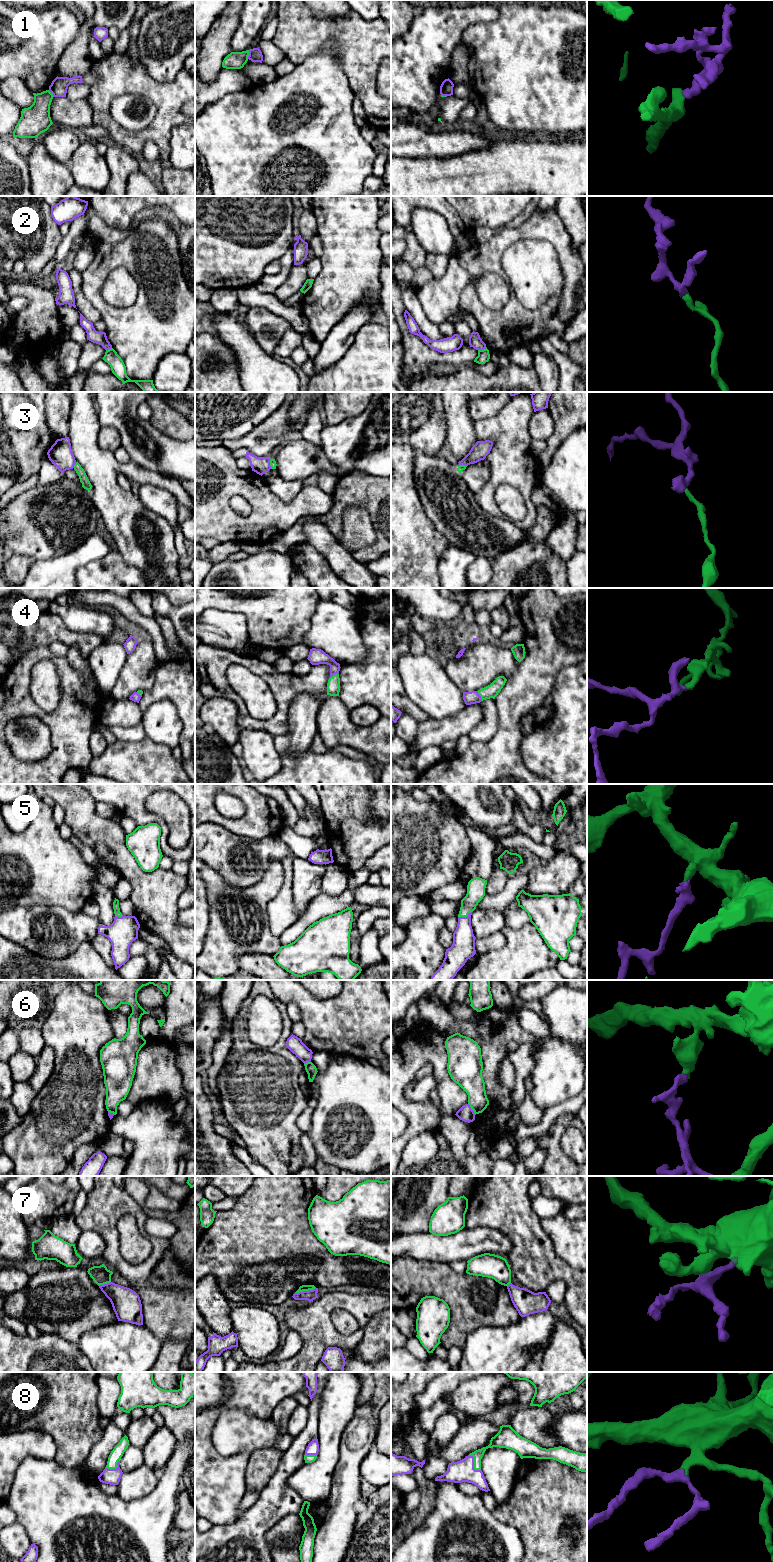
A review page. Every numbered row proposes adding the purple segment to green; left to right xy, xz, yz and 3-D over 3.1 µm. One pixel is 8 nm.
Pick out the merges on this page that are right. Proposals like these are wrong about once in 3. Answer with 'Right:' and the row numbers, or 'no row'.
Right: 4, 5, 8

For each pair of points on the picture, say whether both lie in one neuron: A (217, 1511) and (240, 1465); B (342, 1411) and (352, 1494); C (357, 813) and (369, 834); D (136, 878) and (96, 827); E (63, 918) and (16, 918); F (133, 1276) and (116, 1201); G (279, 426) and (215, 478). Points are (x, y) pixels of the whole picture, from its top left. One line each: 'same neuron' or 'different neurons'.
A: same neuron
B: different neurons
C: same neuron
D: same neuron
E: same neuron
F: same neuron
G: different neurons

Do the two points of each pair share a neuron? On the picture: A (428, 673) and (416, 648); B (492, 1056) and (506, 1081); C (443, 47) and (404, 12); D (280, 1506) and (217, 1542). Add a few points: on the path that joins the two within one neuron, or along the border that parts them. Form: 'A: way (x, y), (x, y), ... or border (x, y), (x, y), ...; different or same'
A: border (409, 651), (412, 654), (424, 654); different
B: border (506, 1057), (500, 1064), (498, 1081), (510, 1089); different
C: border (418, 10), (409, 28), (401, 36); different
D: way (264, 1514), (241, 1537), (233, 1537); same

